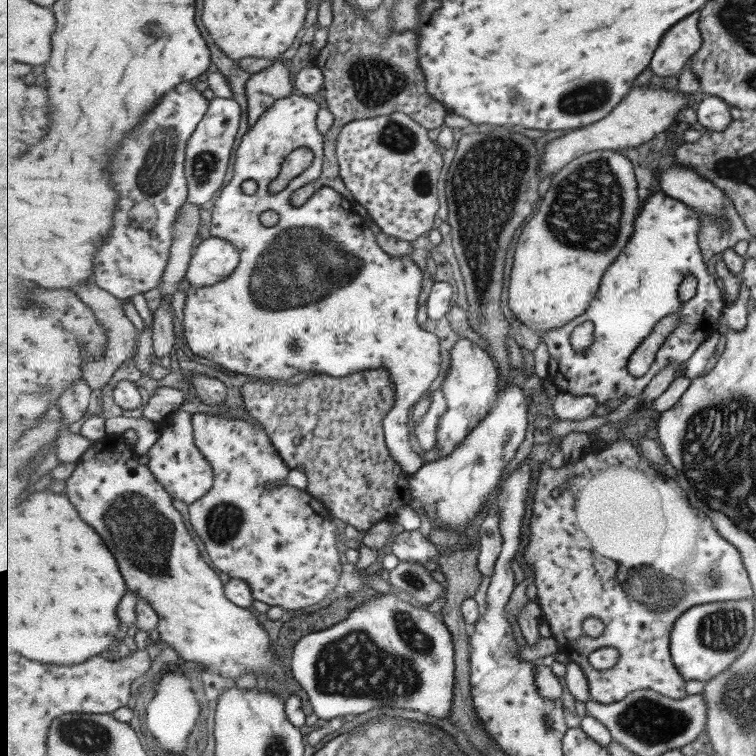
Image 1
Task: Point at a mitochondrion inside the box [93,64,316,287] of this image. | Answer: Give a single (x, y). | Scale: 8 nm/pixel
(153, 173)

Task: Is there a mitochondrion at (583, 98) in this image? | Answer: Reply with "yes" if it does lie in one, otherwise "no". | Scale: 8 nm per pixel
yes

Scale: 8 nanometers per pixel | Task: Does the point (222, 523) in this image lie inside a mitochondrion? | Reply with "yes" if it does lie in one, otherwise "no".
yes

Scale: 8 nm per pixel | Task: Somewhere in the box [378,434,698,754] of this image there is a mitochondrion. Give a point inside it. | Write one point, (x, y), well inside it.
(649, 722)

